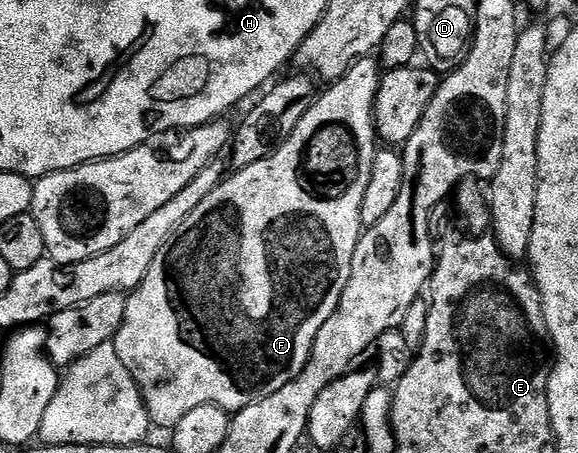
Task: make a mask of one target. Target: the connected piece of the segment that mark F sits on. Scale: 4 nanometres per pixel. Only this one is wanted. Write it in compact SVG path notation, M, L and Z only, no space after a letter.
M374 56L360 57L355 66L340 77L338 81L328 84L327 90L320 92L314 103L305 111L305 119L297 123L293 135L281 143L281 147L269 159L261 159L261 163L253 163L253 167L232 172L224 176L223 182L197 206L197 211L177 227L177 231L157 251L157 259L153 259L153 267L145 275L145 279L127 298L125 319L121 323L119 333L113 342L117 355L121 355L121 363L139 384L143 392L143 402L147 405L147 414L151 416L152 426L174 430L176 423L185 419L189 411L202 405L220 405L228 411L238 411L281 391L285 383L297 379L301 371L305 371L311 362L313 343L317 339L317 331L325 327L329 315L337 311L337 303L341 303L341 295L349 283L351 264L355 248L365 226L361 223L361 199L365 199L365 187L369 187L369 171L373 171L373 159L377 152L377 134L375 132L375 96L381 80L380 62Z

